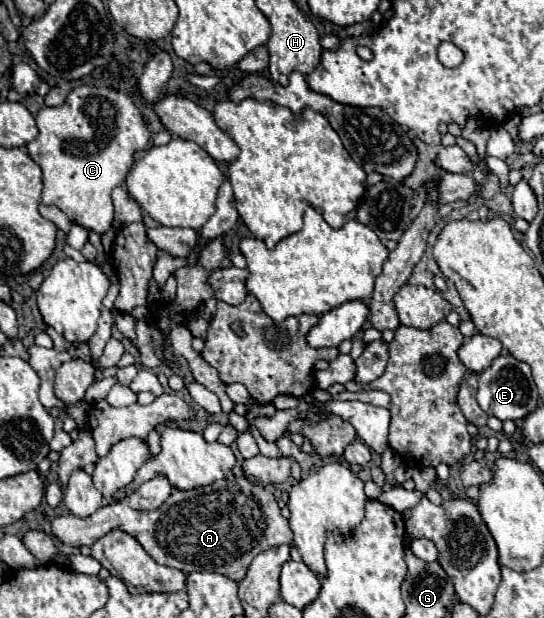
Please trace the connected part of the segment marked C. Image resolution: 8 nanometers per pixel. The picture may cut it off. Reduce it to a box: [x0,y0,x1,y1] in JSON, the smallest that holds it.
[26,87,150,233]

